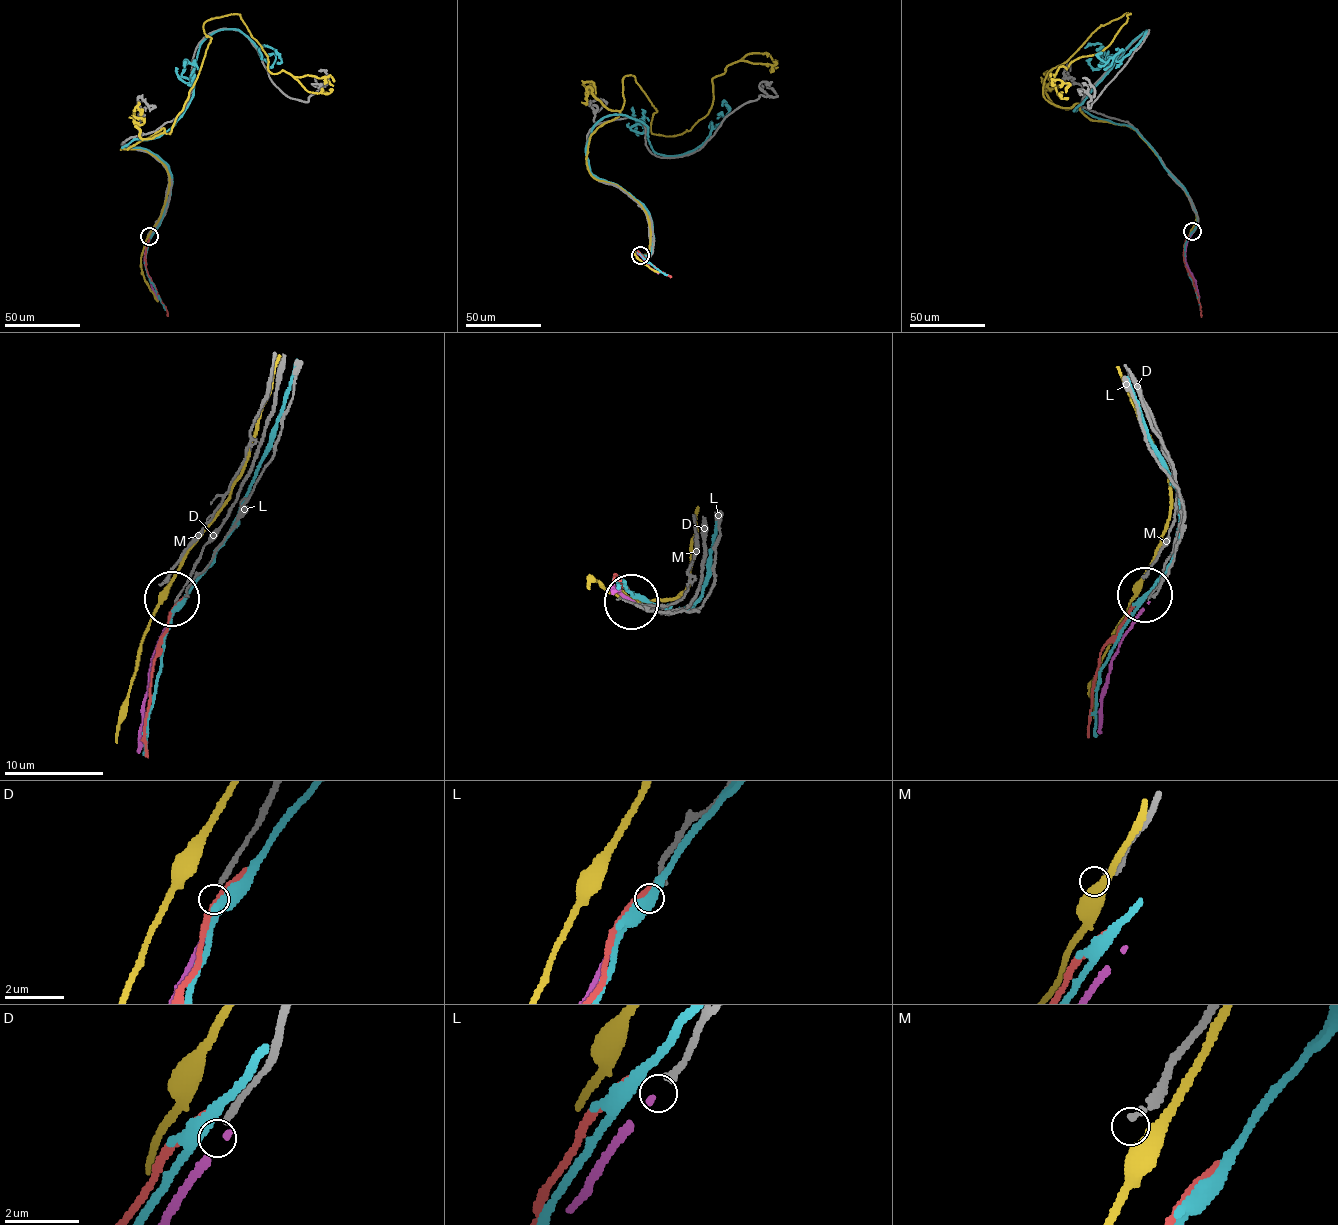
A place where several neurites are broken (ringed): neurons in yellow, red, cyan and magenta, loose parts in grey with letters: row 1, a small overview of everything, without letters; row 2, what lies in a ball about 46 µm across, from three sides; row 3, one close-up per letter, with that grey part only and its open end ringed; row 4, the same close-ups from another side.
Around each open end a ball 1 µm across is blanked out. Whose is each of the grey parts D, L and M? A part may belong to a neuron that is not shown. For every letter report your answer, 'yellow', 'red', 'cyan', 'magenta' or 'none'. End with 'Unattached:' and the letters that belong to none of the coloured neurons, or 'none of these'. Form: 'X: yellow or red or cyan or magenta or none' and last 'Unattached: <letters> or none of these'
D: none
L: magenta
M: none
Unattached: D, M

